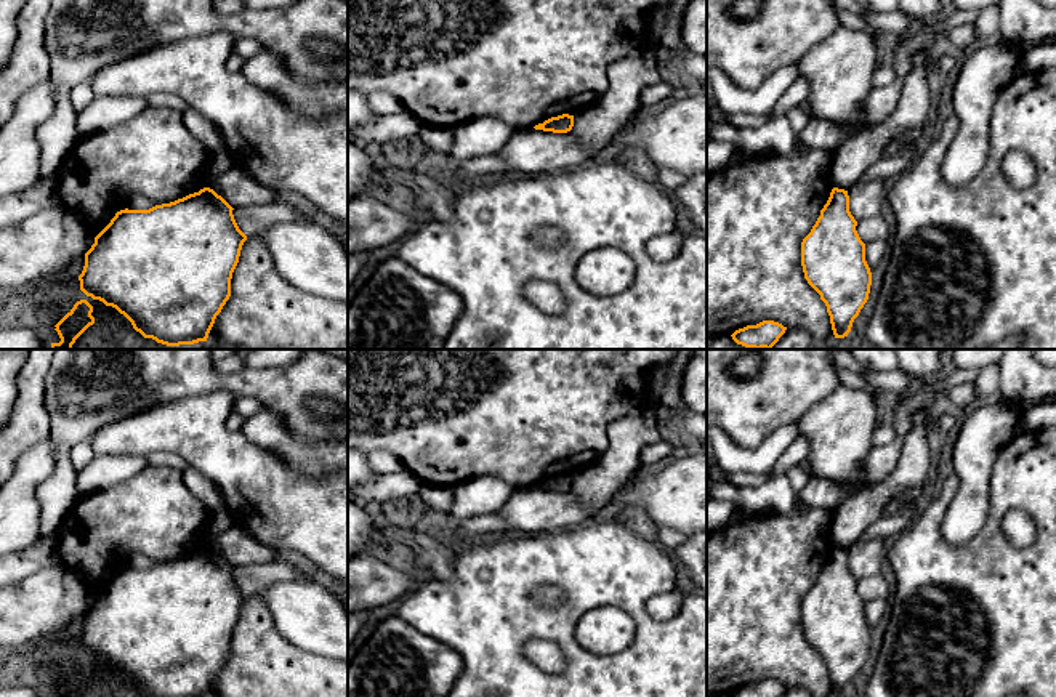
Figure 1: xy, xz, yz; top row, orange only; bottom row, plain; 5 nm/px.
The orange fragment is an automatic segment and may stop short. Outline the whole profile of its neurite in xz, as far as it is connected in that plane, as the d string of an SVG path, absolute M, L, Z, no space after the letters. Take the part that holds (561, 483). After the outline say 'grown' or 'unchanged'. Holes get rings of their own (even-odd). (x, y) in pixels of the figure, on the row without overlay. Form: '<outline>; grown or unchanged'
M562 473L558 476L551 476L543 482L535 484L534 487L553 492L567 492L572 489L572 485L574 485L574 474Z; unchanged

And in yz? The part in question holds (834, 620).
M833 546L820 575L801 601L804 638L825 662L835 697L848 695L872 644L865 602L856 585L848 550Z; unchanged

